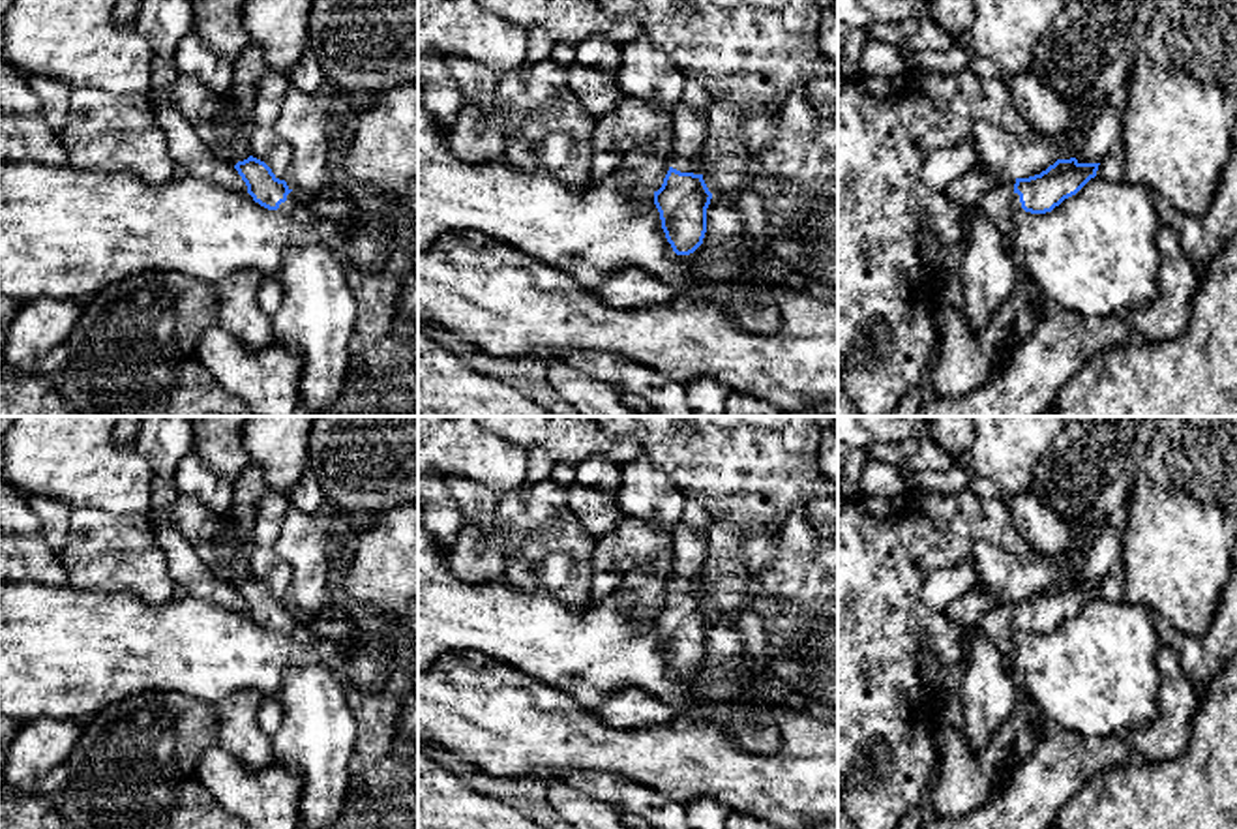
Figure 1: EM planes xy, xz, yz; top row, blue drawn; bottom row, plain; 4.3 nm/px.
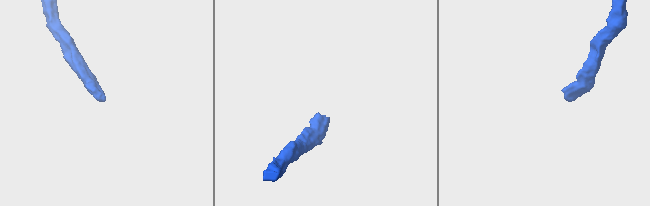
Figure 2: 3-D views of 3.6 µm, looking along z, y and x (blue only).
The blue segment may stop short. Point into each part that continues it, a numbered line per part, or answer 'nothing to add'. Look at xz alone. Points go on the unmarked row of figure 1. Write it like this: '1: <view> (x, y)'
1: xz (685, 586)

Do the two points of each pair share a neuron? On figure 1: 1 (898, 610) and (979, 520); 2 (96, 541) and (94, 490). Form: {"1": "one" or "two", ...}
{"1": "one", "2": "two"}

